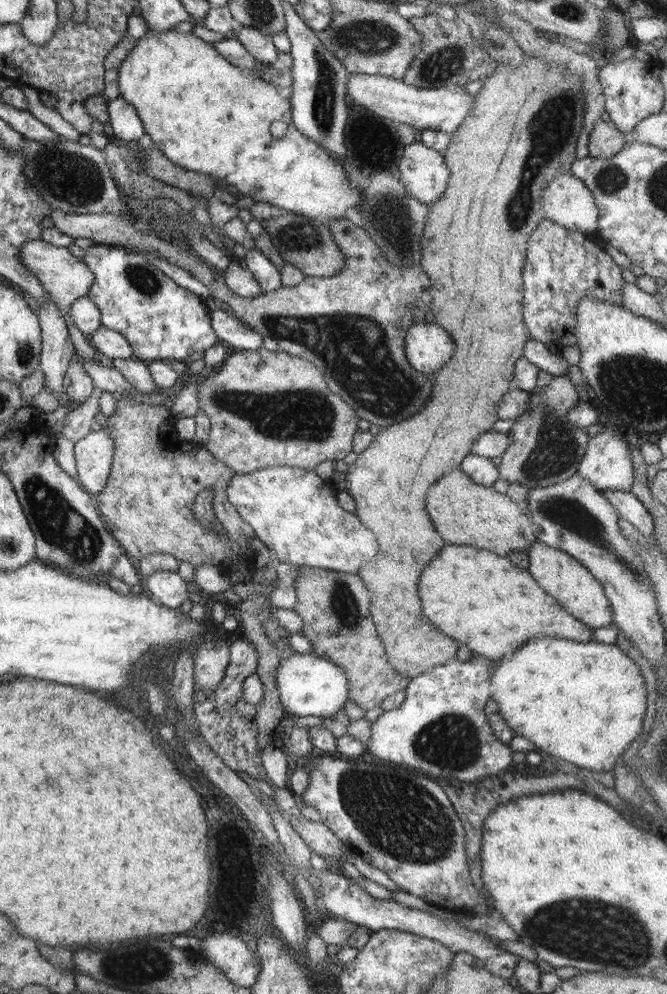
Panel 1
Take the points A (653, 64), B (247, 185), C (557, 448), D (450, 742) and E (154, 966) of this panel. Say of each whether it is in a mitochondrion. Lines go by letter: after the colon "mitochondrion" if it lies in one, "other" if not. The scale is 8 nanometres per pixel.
A: other
B: other
C: mitochondrion
D: mitochondrion
E: mitochondrion

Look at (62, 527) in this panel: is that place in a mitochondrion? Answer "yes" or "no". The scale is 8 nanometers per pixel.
yes

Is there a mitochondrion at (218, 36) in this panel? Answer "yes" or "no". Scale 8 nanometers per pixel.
no

